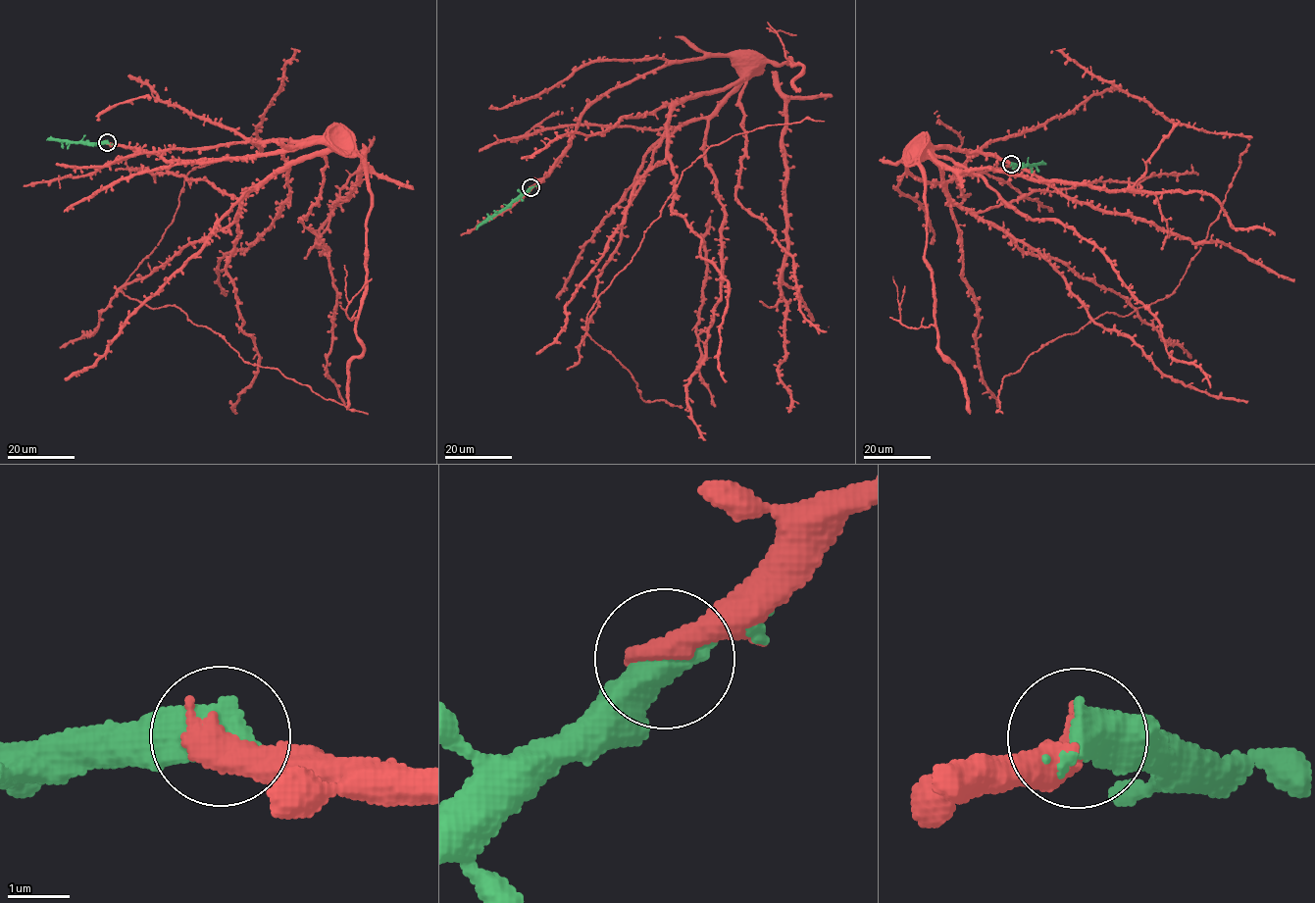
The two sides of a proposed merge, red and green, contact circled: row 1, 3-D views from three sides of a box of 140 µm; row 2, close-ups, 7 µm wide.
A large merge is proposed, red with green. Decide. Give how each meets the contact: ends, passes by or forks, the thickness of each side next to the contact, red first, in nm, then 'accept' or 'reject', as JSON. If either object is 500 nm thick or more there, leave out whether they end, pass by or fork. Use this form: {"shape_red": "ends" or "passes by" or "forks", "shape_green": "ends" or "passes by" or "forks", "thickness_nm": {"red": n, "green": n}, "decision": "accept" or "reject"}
{"thickness_nm": {"red": 500, "green": 440}, "decision": "accept"}

